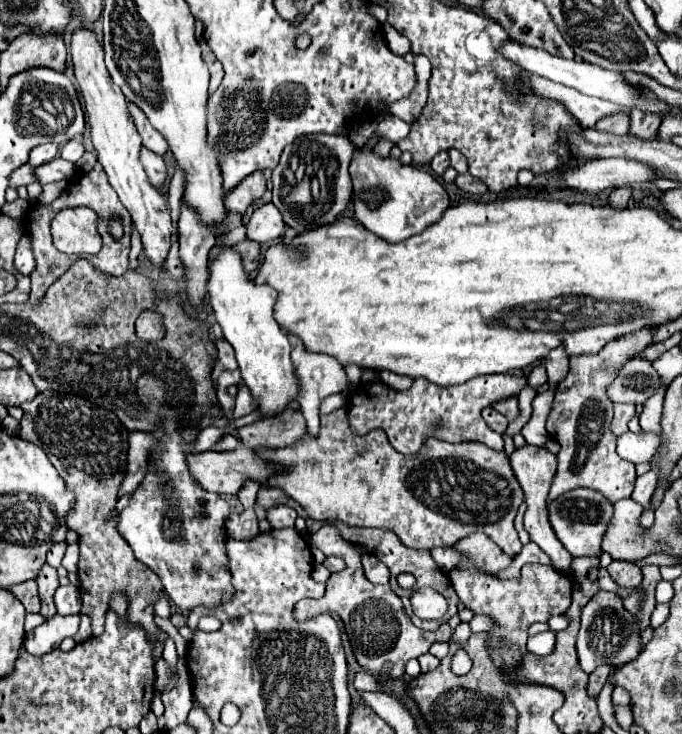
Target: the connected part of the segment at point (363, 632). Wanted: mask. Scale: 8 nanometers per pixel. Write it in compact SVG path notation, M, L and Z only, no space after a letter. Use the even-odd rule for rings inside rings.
M324 525L318 533L310 535L310 547L318 548L326 557L334 555L344 559L346 567L338 573L332 573L326 581L326 592L322 599L302 599L294 607L294 619L296 621L308 621L321 613L334 613L344 621L346 635L350 639L352 651L356 655L356 661L362 669L366 669L372 675L388 677L388 679L400 679L404 677L404 667L410 659L418 659L422 653L430 649L434 641L448 641L452 635L450 631L444 631L442 627L436 631L424 631L418 629L410 617L406 615L400 597L390 589L390 585L374 585L366 579L360 555L348 545L348 541L342 539L338 529L334 525Z

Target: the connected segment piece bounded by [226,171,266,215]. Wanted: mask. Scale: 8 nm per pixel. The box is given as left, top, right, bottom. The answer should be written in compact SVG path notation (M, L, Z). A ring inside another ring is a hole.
M262 171L252 173L250 177L246 177L246 181L242 181L242 185L238 185L238 189L234 189L228 199L226 199L226 207L232 213L246 213L246 209L264 195L266 191L266 181L262 177Z

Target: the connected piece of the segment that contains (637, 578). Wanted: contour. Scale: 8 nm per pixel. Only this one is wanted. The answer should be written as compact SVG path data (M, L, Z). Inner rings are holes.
M614 559L608 565L608 573L618 585L624 585L624 587L636 587L642 581L642 569L634 561Z

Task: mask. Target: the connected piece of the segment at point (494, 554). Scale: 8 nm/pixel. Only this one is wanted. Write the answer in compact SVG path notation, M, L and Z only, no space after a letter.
M472 533L456 541L452 547L462 555L462 561L456 569L478 567L484 573L494 575L502 569L508 569L512 563L512 557L498 549L498 545L494 545L494 541L490 541L490 537L486 537L484 533Z

